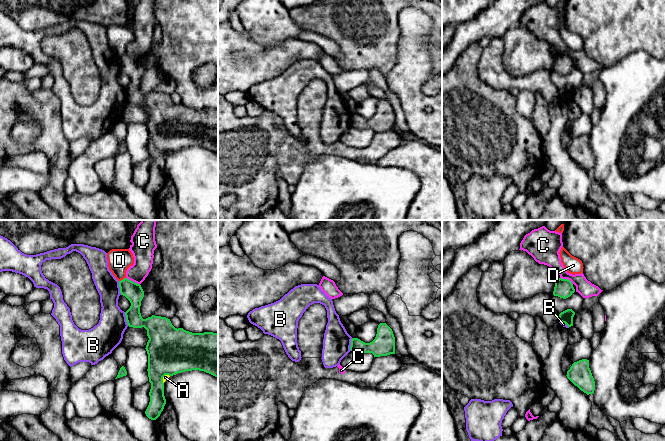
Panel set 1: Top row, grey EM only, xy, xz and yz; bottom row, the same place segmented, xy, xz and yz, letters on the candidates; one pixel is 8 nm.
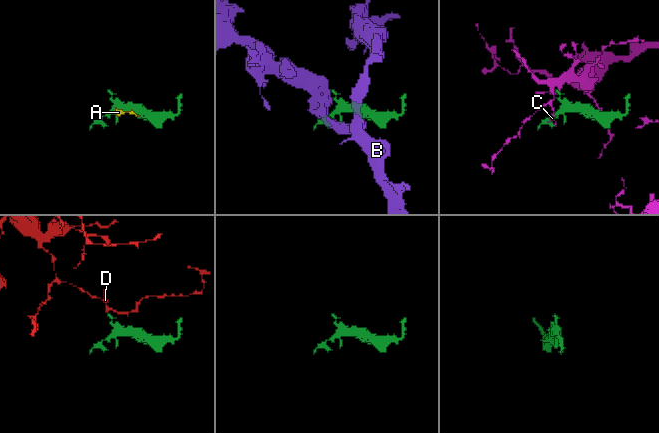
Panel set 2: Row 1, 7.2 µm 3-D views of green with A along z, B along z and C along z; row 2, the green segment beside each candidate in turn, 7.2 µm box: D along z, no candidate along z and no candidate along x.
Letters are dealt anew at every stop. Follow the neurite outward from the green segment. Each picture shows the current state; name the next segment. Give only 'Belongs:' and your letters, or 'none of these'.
Belongs: none of these

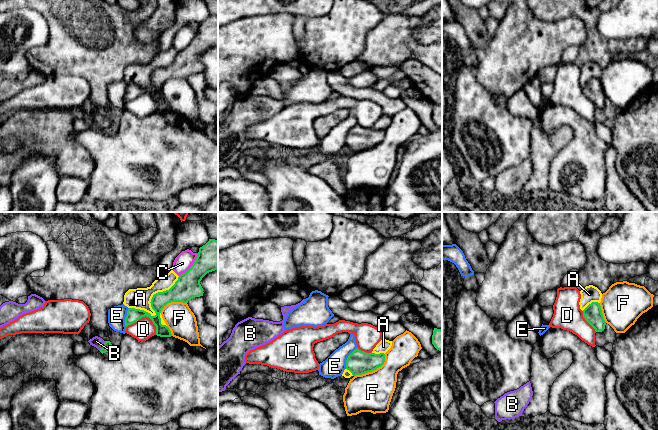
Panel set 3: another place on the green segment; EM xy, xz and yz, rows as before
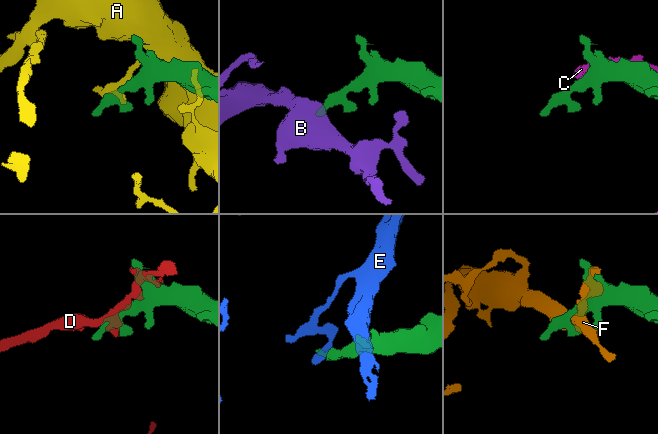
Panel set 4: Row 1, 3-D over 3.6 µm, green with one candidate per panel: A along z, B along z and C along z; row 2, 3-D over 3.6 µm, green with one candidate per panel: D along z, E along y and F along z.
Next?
Belongs: B

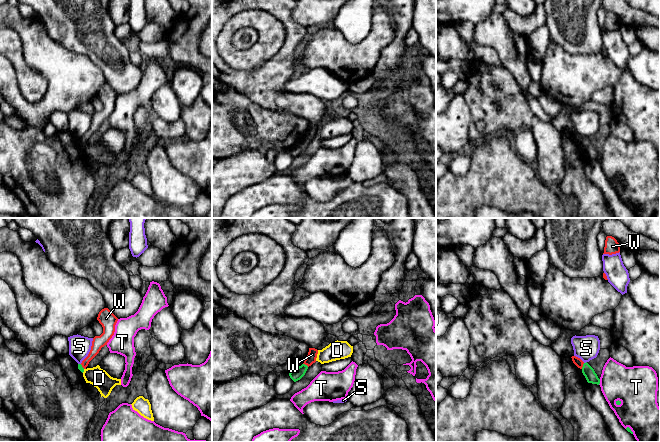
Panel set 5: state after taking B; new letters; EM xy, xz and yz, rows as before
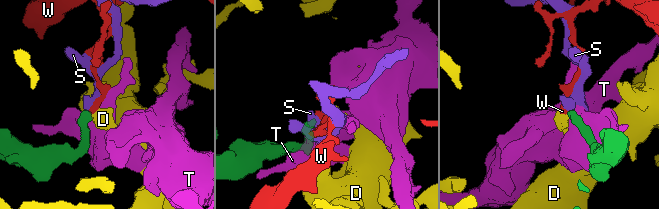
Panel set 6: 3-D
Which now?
Belongs: none of these

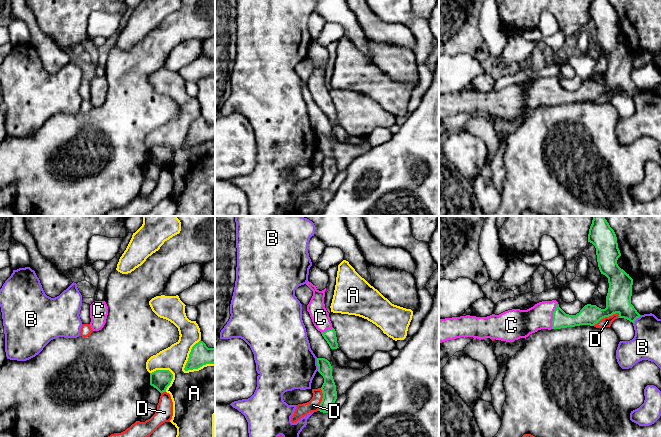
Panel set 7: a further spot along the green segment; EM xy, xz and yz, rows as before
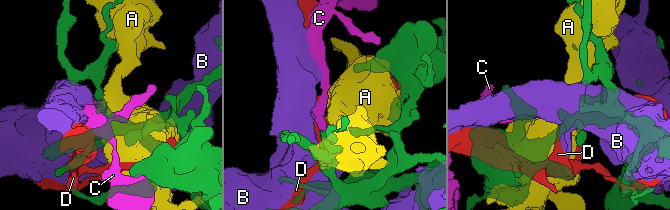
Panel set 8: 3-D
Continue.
Belongs: C

